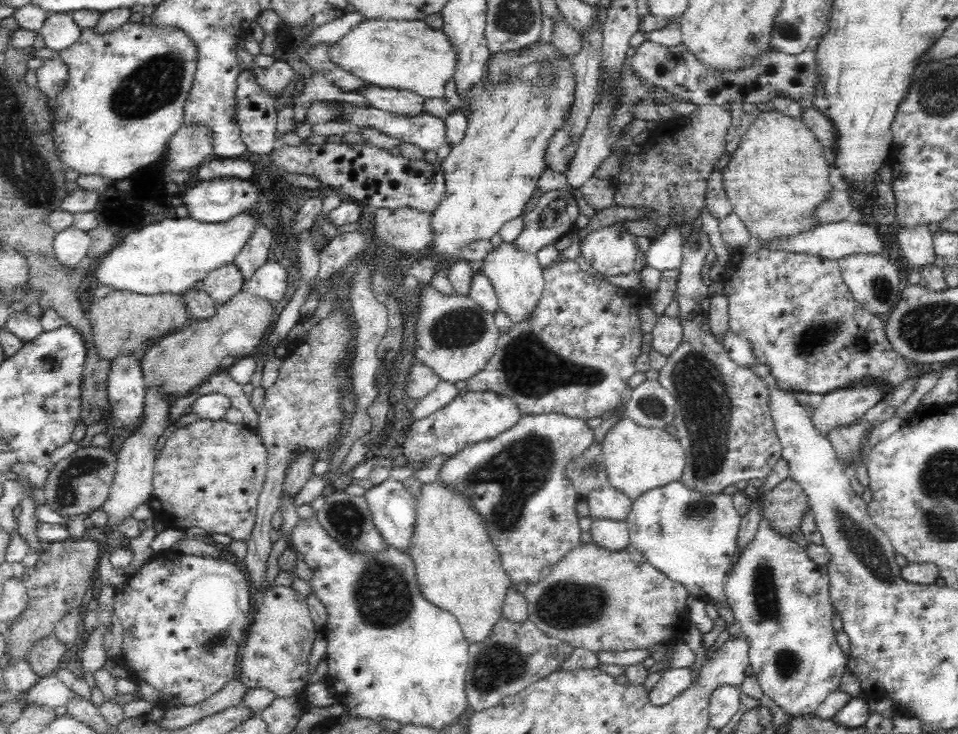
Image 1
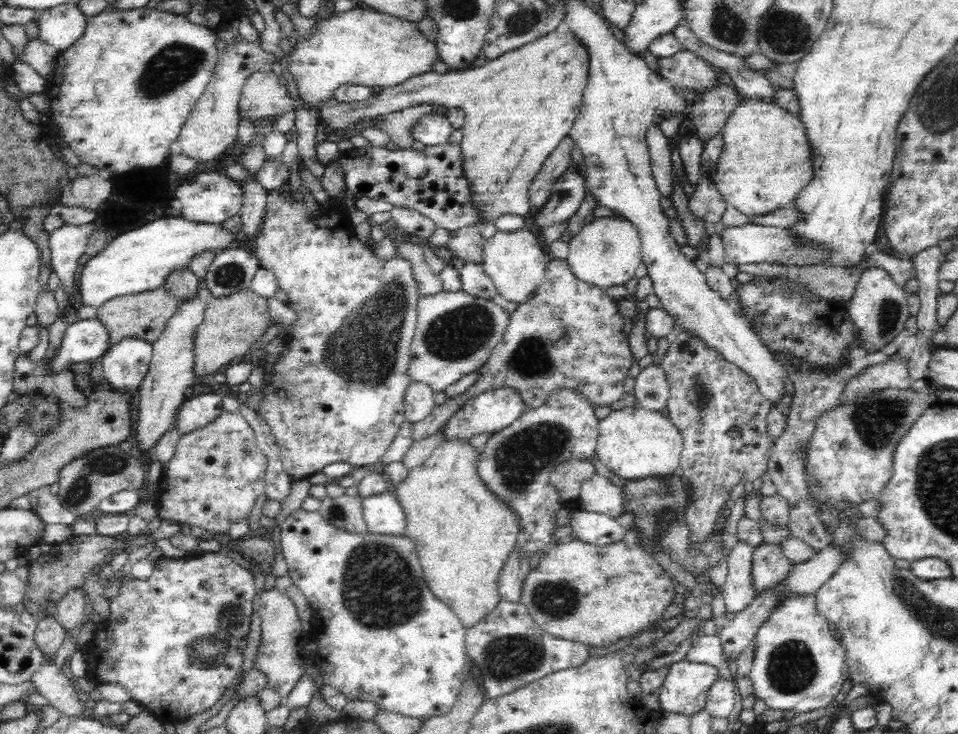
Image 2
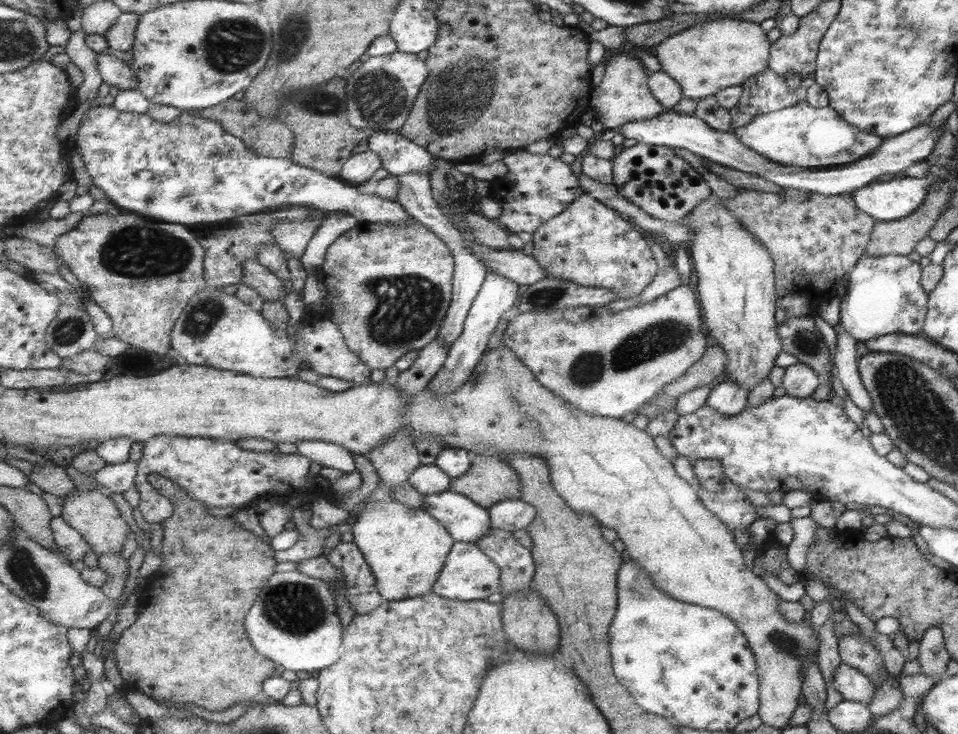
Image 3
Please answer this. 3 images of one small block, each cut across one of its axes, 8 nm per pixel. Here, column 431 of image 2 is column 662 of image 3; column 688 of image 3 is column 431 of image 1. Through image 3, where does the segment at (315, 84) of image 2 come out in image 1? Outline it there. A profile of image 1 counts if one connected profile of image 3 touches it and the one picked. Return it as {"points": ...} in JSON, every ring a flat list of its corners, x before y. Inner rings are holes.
{"points":[[364,20,330,46,332,62,362,78,368,86,410,90,424,98,444,98,444,86,456,70,456,52,446,34,432,30,426,22]]}

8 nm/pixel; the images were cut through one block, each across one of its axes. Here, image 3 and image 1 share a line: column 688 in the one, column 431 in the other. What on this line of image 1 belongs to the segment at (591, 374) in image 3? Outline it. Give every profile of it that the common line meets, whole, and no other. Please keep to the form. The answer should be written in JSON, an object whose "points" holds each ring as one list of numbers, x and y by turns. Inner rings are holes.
{"points":[[424,286,420,296,414,360,430,368,442,382,456,384,460,380,470,380,484,370,496,352,500,336,502,334,494,324,494,314,478,306,470,296,444,296,432,286]]}

